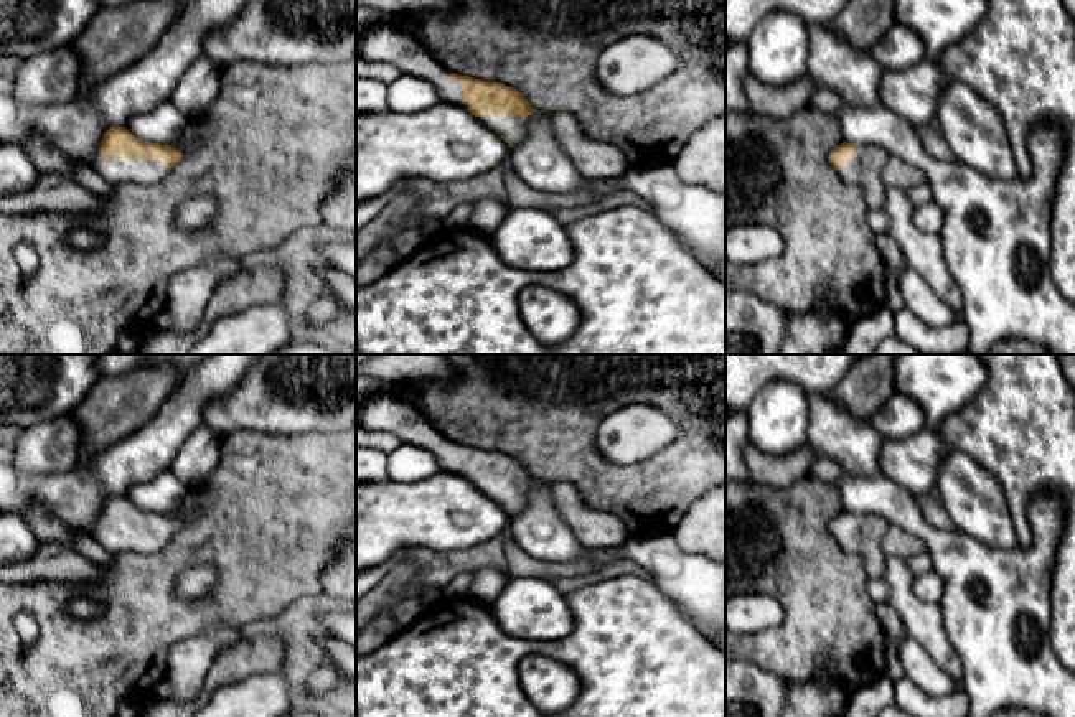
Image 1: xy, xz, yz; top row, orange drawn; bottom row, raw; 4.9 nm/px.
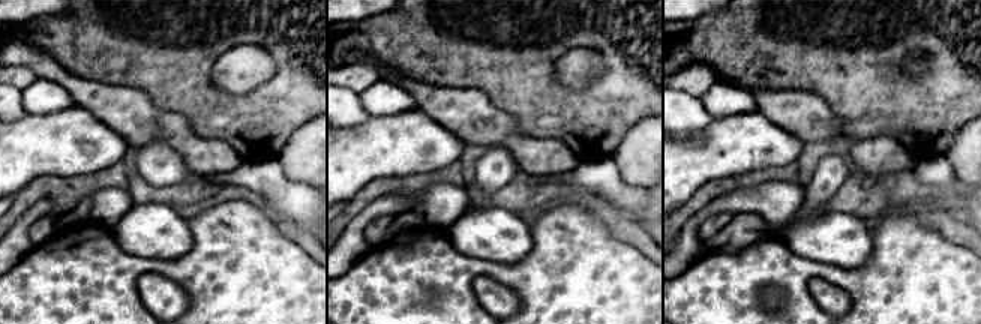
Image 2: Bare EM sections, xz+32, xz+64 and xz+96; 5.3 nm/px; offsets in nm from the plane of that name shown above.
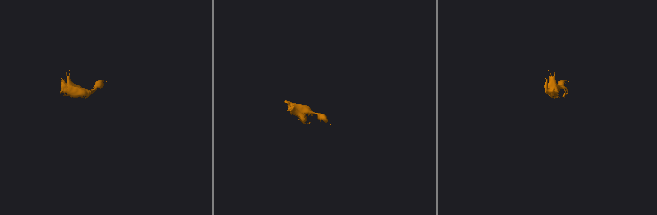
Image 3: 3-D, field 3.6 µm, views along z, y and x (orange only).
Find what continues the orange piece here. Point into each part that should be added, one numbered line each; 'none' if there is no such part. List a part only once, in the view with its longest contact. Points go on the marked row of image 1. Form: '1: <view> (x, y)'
1: xy (116, 170)

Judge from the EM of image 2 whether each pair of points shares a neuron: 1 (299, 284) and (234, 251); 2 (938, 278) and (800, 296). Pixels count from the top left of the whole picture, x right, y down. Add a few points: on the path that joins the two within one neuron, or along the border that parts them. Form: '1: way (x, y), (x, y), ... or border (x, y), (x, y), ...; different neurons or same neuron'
1: way (282, 284), (267, 284), (251, 267); same neuron
2: way (900, 278), (842, 278), (824, 272); same neuron

